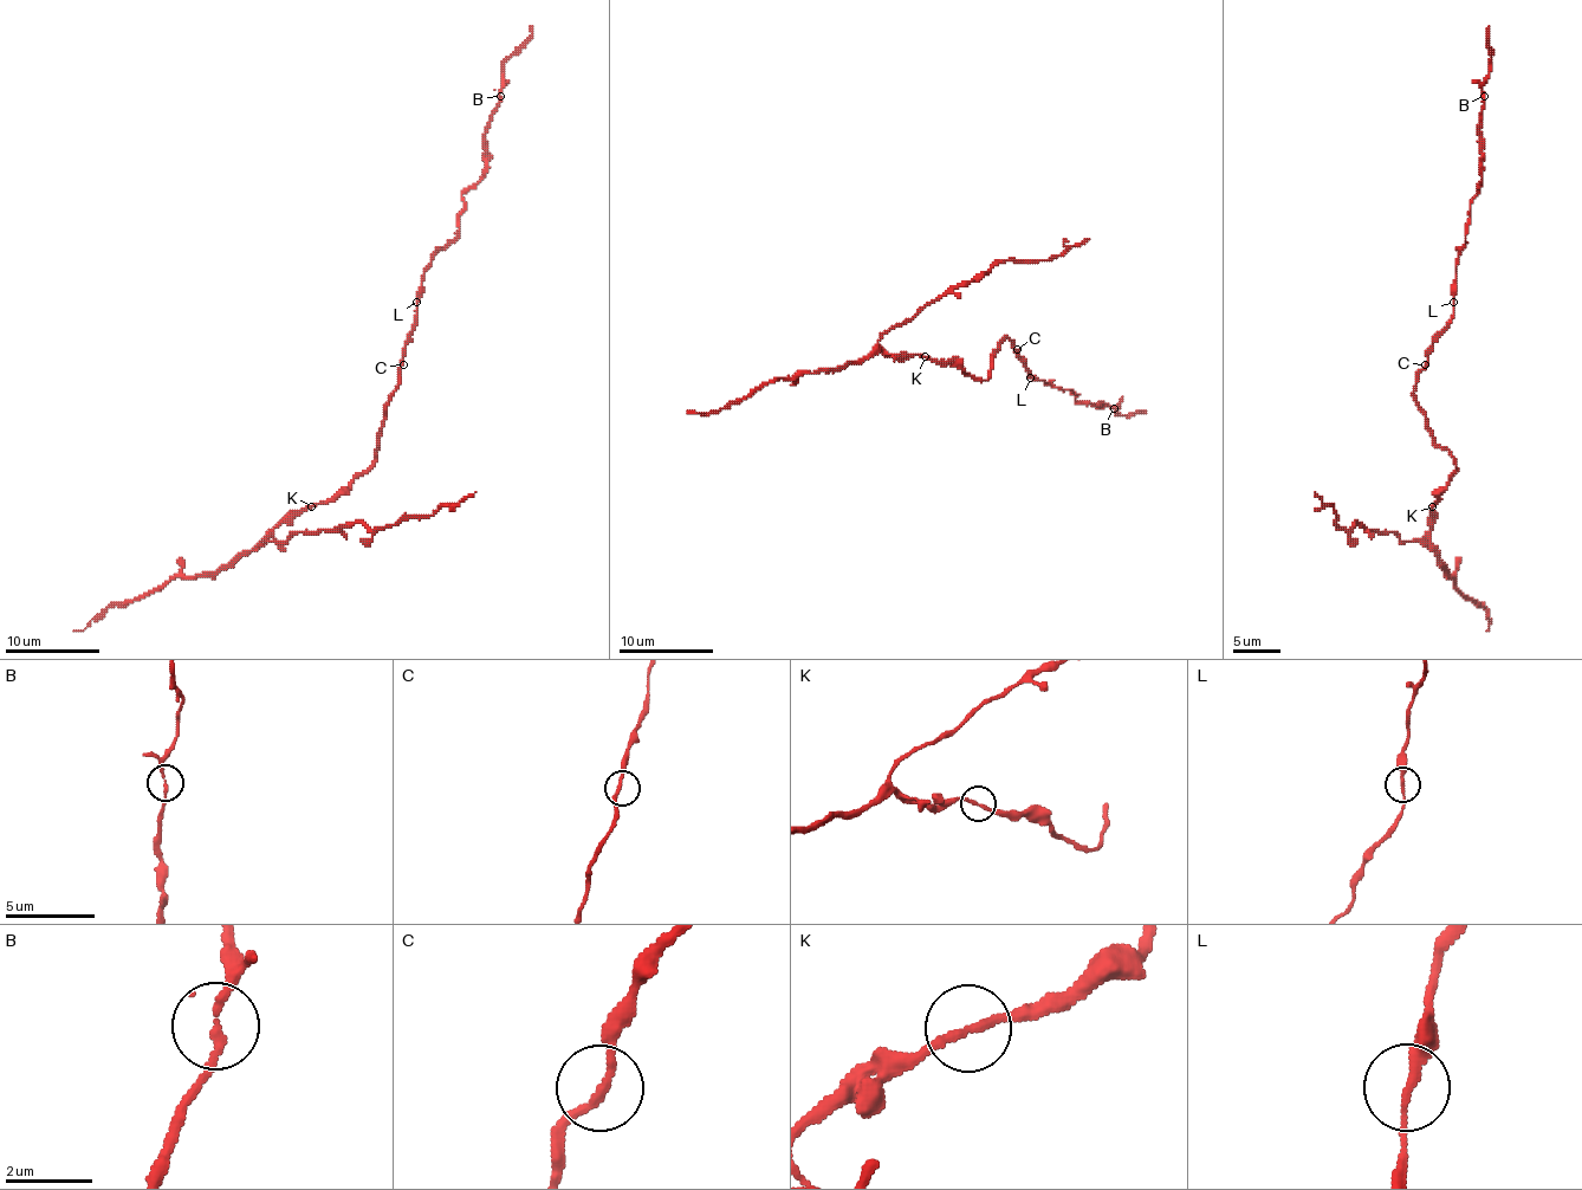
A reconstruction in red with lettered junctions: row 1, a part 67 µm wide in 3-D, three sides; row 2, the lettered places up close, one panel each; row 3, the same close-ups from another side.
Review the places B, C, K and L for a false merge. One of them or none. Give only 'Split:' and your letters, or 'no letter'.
Split: B

